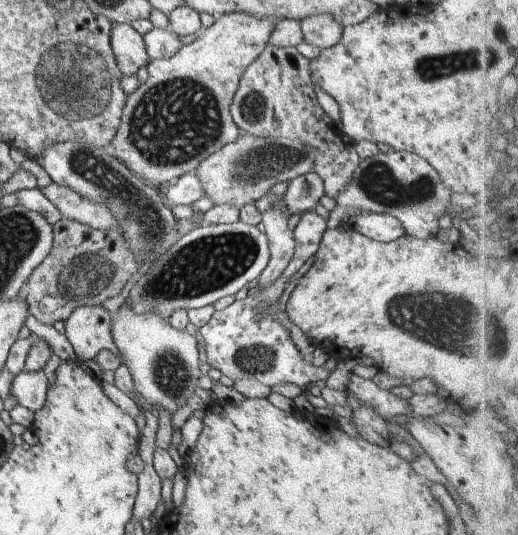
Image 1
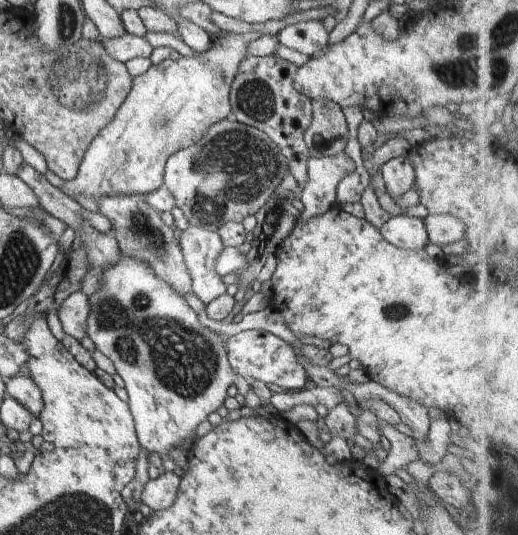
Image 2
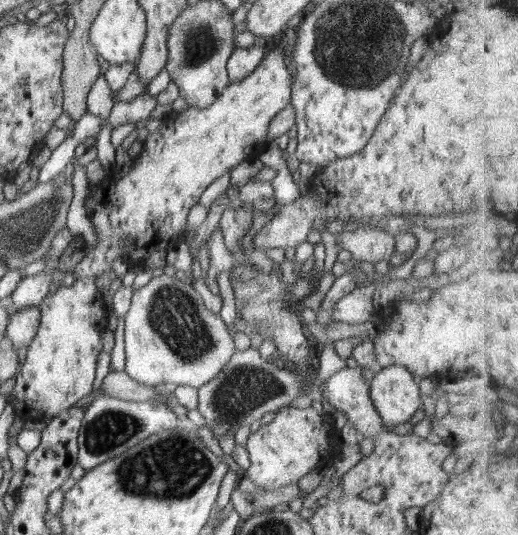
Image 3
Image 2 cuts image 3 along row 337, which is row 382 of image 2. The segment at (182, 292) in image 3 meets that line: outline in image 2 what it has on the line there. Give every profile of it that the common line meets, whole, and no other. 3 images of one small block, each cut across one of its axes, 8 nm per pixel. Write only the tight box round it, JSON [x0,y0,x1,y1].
[86,254,235,454]

